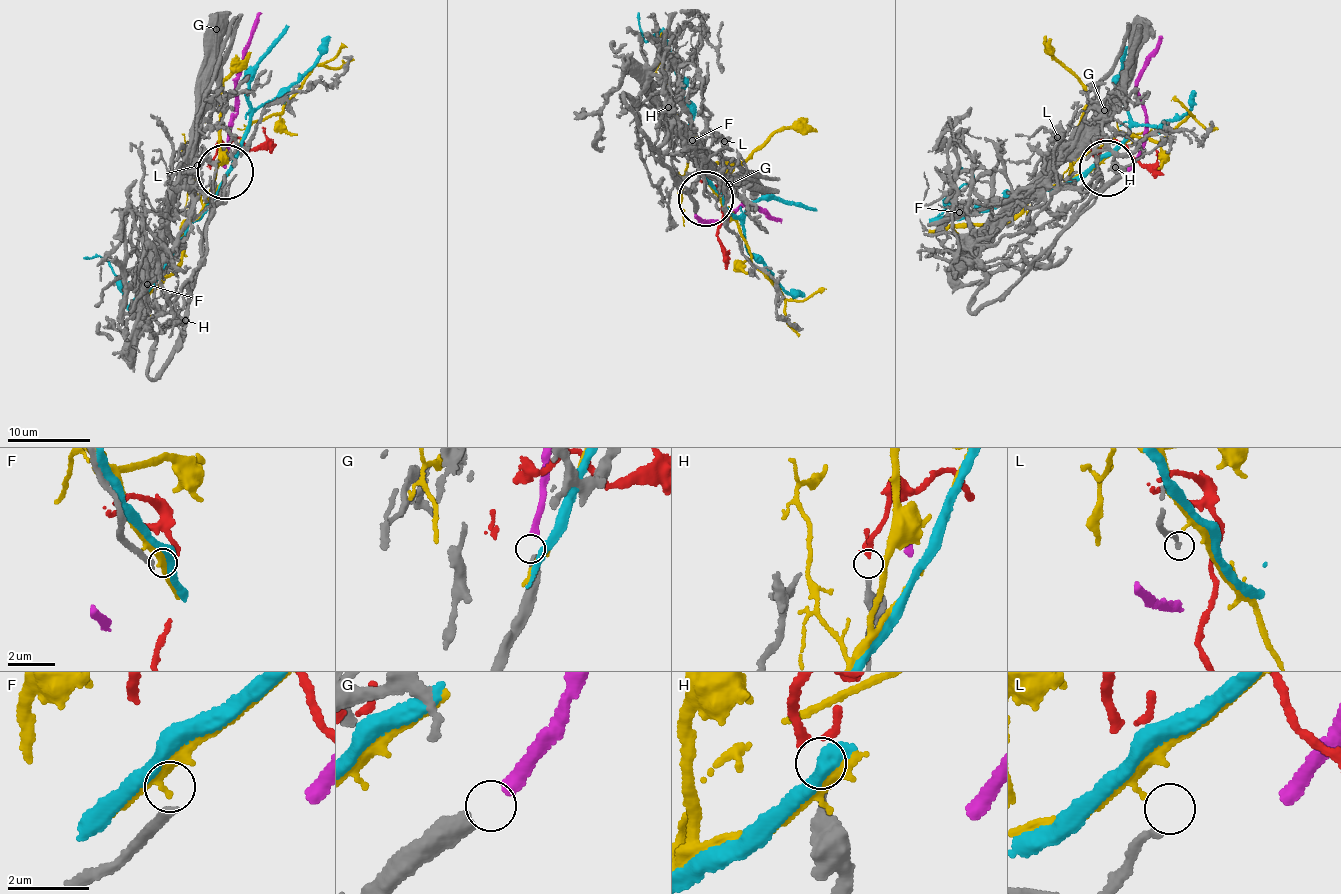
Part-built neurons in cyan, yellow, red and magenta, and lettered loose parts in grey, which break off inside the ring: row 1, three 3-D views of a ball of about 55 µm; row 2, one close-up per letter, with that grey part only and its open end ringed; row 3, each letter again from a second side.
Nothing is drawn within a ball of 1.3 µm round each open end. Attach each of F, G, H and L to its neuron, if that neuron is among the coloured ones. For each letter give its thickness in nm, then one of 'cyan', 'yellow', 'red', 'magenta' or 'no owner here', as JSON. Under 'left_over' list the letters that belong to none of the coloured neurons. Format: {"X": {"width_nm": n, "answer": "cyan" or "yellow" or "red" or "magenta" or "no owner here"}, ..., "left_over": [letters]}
{"F": {"width_nm": 190, "answer": "no owner here"}, "G": {"width_nm": 440, "answer": "magenta"}, "H": {"width_nm": 280, "answer": "red"}, "L": {"width_nm": 180, "answer": "no owner here"}, "left_over": ["F", "L"]}

